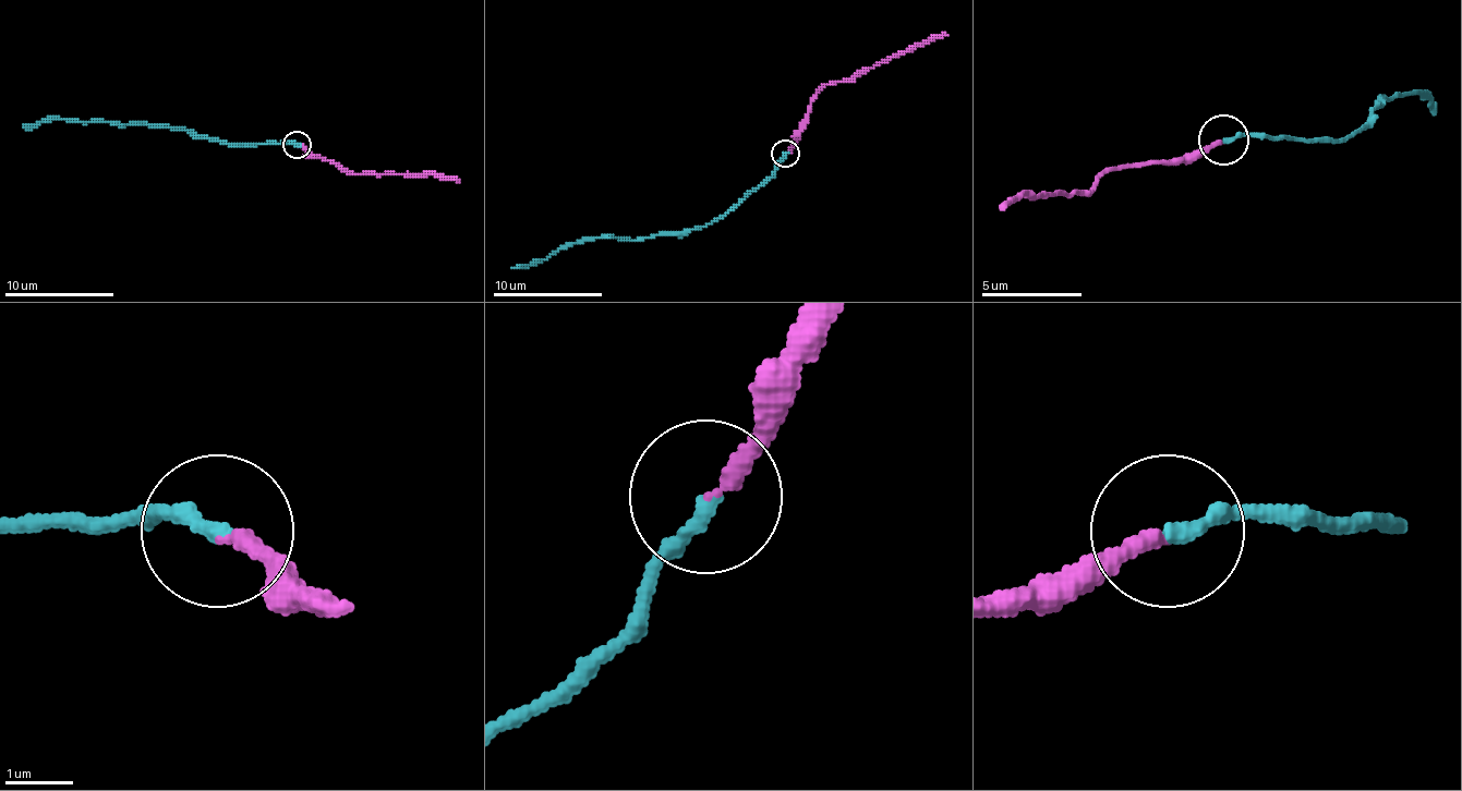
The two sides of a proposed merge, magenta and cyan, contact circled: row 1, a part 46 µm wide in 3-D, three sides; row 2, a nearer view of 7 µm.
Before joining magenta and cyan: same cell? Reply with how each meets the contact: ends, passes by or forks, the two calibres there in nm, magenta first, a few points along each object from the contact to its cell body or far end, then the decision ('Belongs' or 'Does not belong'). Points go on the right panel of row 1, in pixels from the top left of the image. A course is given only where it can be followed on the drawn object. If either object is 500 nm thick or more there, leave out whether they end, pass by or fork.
At the ring magenta ends. At the ring cyan ends. Thickness 240 nm (magenta) against 240 nm. Course of magenta: (1222, 144), (1162, 163), (1122, 163), (1086, 194), (1026, 194), (1005, 209). Course of cyan: (1222, 138), (1338, 138), (1358, 129), (1384, 104), (1378, 98), (1418, 93), (1434, 108). Belongs

